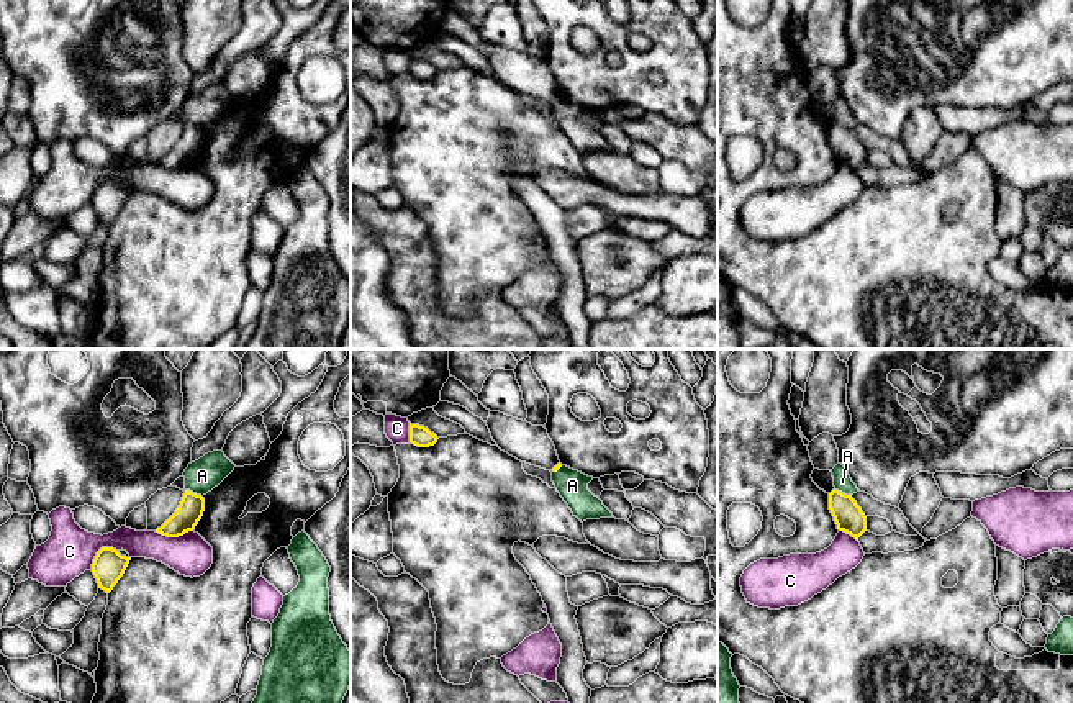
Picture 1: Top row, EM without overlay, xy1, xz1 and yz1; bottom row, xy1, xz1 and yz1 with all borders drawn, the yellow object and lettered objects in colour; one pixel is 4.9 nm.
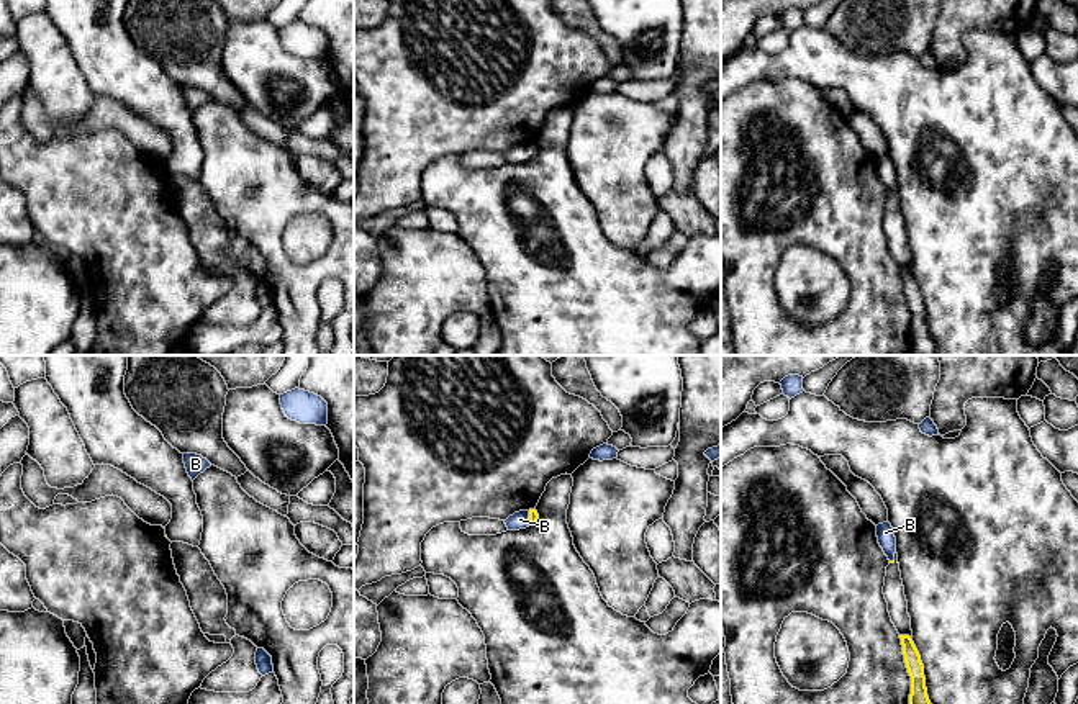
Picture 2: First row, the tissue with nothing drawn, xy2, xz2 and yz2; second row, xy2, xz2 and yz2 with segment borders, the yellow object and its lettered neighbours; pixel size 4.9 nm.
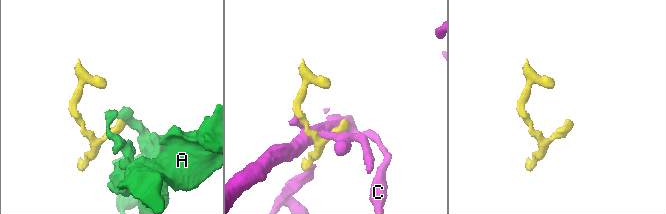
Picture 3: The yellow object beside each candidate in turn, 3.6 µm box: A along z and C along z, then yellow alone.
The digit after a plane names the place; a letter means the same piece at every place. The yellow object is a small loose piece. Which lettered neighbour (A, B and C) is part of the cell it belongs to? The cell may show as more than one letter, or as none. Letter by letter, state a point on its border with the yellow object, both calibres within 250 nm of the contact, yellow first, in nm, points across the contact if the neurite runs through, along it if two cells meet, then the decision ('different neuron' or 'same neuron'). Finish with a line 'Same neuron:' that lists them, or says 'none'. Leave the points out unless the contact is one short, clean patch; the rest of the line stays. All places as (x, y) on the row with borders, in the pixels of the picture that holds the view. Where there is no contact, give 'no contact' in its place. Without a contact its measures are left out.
A: xy1 (192, 492) | 130/160 nm | along xy1 (185, 489), (202, 497) | different neuron
B: xz2 (529, 518) | 50/80 nm | across xz2 (533, 514), (529, 518), (520, 519) | same neuron
C: xy1 (172, 536) | 130/200 nm | different neuron
Same neuron: B

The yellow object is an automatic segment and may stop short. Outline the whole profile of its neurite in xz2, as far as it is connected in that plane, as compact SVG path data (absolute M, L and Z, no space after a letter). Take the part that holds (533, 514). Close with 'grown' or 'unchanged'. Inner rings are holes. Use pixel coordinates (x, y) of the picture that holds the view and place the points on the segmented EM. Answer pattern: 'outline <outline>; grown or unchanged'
outline M529 509L529 511L519 511L514 512L513 516L510 516L505 524L508 527L508 530L519 530L519 529L526 529L529 526L534 526L539 519L539 514L536 509Z; grown

